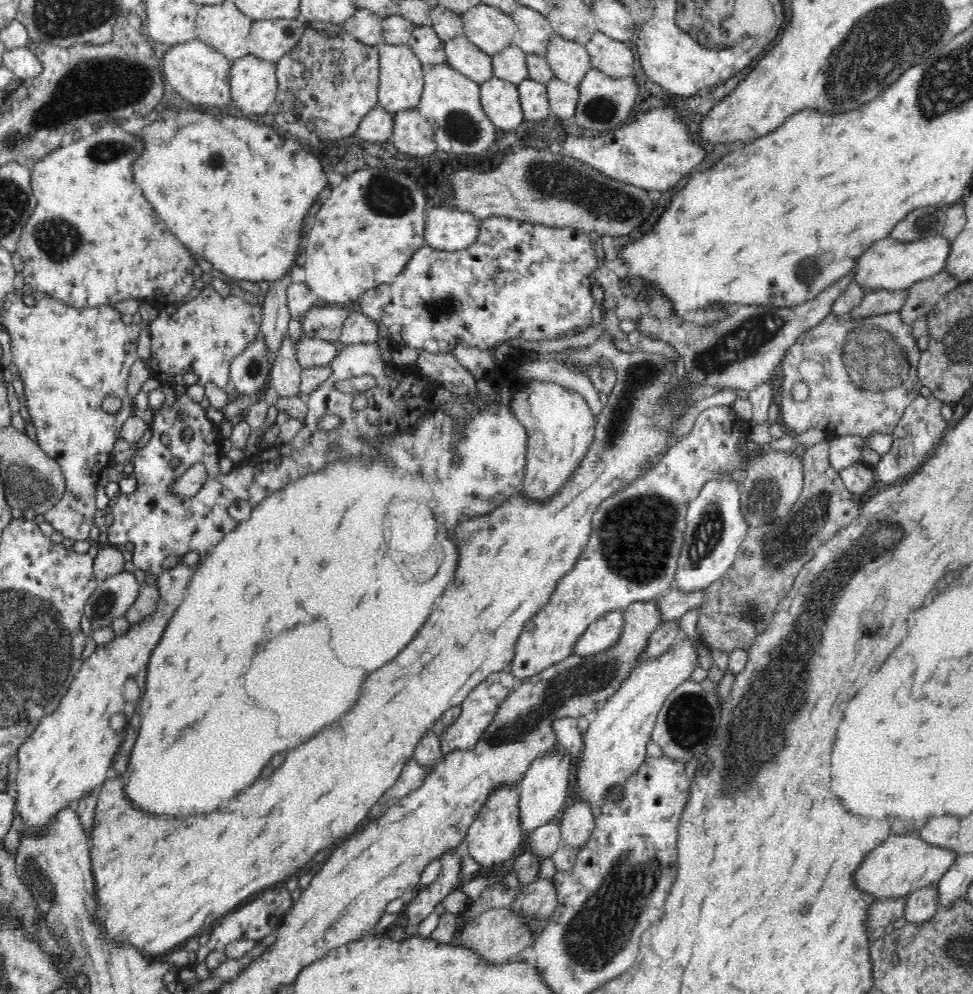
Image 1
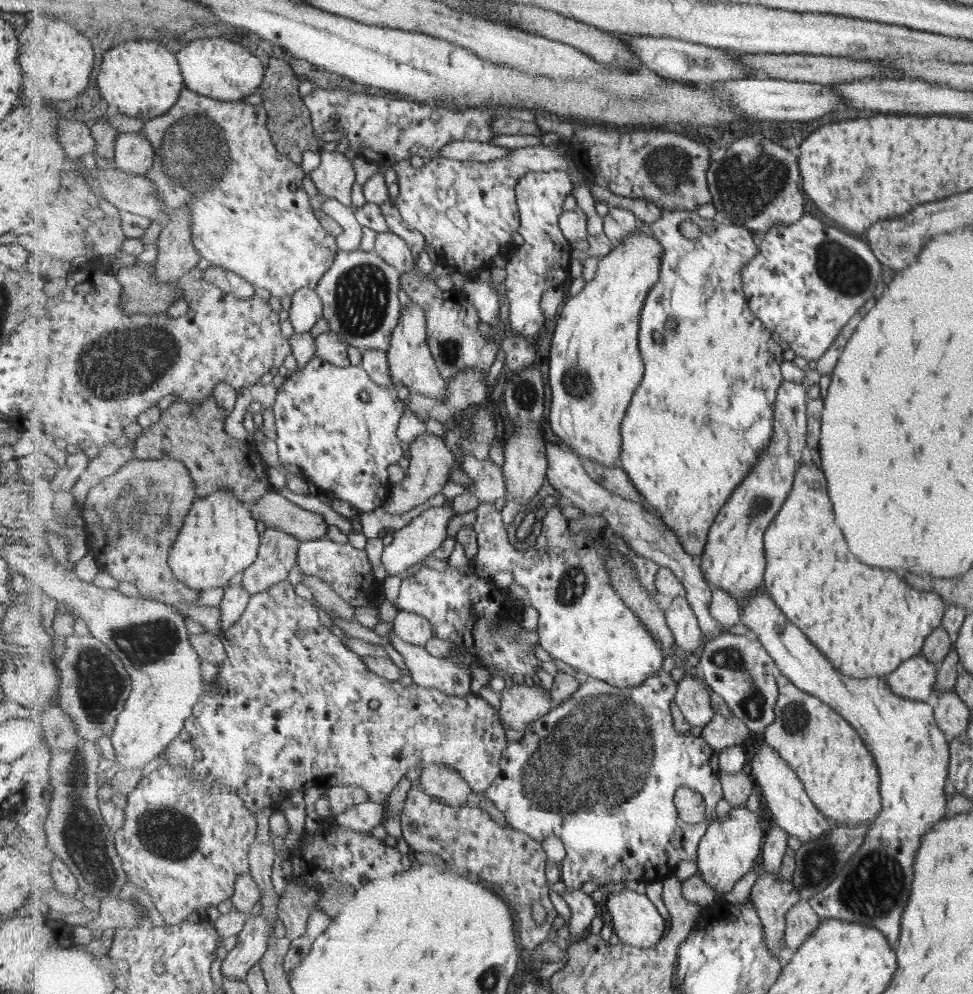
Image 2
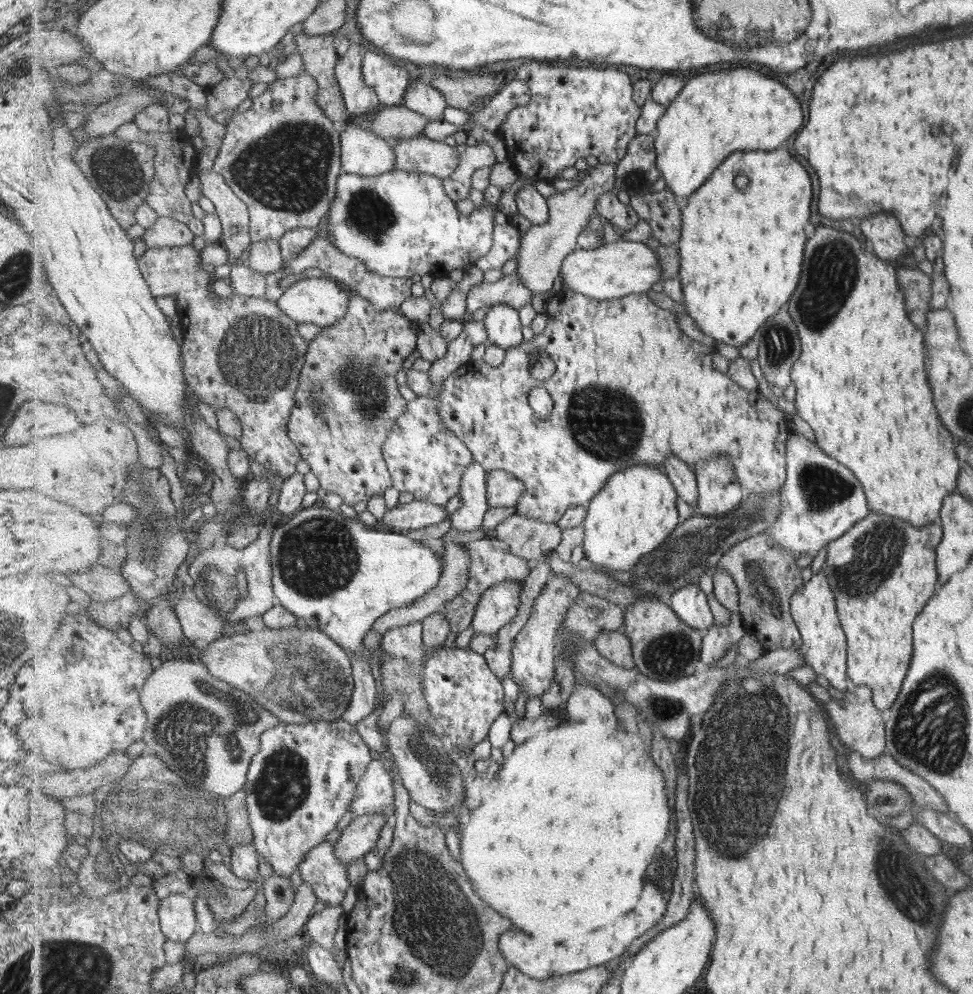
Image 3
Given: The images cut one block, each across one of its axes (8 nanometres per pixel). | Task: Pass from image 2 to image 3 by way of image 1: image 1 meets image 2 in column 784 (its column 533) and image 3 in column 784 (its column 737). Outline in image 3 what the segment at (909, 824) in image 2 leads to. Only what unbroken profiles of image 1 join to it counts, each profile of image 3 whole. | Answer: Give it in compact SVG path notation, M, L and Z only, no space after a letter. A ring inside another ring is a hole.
M567 290L567 292L563 291L557 300L559 306L549 306L549 316L551 318L549 318L547 329L539 336L533 336L530 341L507 350L504 363L489 370L489 374L487 374L489 382L483 374L485 370L481 370L481 374L475 374L473 392L471 392L471 370L465 376L461 376L457 380L457 384L455 384L455 378L449 376L441 390L437 390L435 382L431 382L429 371L421 372L408 369L406 372L406 384L409 386L409 390L417 395L431 395L431 397L439 399L439 409L441 409L443 423L457 437L462 438L463 442L467 443L475 459L487 469L487 472L493 471L493 469L503 469L525 482L525 493L523 493L523 497L521 497L517 506L519 514L547 523L559 523L563 515L573 506L588 506L593 497L607 484L611 476L618 473L619 470L643 465L657 466L659 470L665 470L665 462L669 456L683 458L694 471L699 462L709 462L709 458L715 458L715 456L725 456L725 458L729 456L731 464L733 464L733 470L739 478L739 484L743 486L747 496L755 494L755 496L765 498L767 494L777 494L782 490L788 477L786 467L787 442L789 442L789 436L793 433L791 420L787 419L785 412L766 399L761 392L754 392L742 387L731 378L731 374L716 370L713 366L713 356L715 356L713 348L686 336L679 328L675 312L656 306L647 296L647 293L627 295L626 297L609 300L595 300L595 298L589 298L587 295L580 295L577 292ZM539 352L545 352L556 365L555 372L548 379L537 380L531 378L531 368L539 362L539 356L537 356ZM537 386L545 387L553 397L554 409L548 418L538 418L528 400L529 392Z

